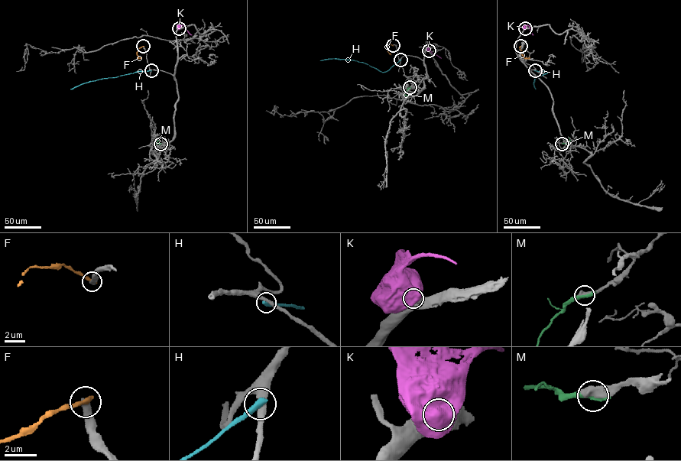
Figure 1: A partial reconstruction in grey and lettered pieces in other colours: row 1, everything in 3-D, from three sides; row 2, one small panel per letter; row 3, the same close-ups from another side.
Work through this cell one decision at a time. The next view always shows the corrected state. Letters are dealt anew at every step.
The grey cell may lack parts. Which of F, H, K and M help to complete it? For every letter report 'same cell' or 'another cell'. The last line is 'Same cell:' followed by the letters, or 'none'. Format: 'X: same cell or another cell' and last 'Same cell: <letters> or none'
F: another cell
H: another cell
K: another cell
M: another cell
Same cell: none

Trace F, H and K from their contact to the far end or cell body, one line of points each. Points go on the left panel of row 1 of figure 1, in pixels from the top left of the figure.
F: (143, 46), (137, 53), (138, 58), (141, 57)
H: (150, 70), (90, 81), (70, 89)
K: (179, 28), (183, 25), (192, 35)

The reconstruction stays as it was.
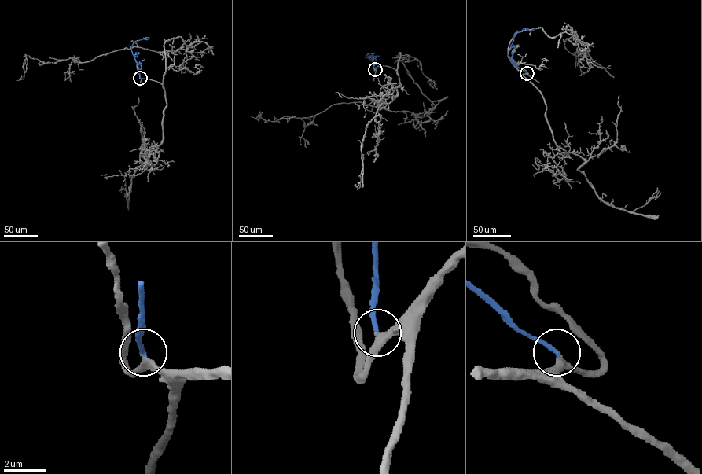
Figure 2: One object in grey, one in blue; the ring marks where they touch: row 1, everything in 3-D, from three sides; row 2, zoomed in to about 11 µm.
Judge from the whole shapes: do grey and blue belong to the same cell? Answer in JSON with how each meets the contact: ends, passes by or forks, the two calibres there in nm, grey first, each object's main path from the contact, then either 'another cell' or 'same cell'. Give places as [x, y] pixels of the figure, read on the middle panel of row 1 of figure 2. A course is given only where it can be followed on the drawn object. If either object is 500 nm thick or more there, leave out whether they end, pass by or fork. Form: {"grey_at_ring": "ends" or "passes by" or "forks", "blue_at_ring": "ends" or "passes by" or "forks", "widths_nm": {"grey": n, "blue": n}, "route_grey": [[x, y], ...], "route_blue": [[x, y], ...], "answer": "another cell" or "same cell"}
{"grey_at_ring": "passes by", "blue_at_ring": "ends", "widths_nm": {"grey": 240, "blue": 220}, "route_grey": [[375, 69], [395, 70], [399, 52], [434, 108], [418, 117], [343, 103], [308, 118], [251, 116]], "route_blue": [[375, 69], [373, 54], [368, 53], [365, 57], [383, 67], [378, 76]], "answer": "same cell"}

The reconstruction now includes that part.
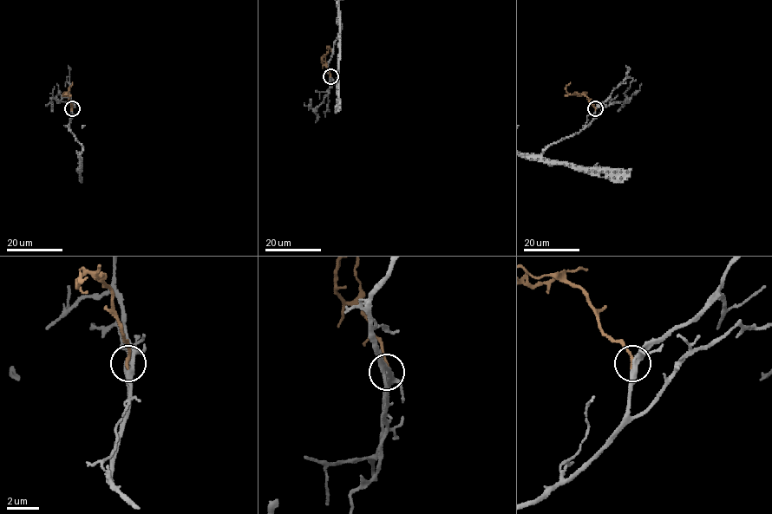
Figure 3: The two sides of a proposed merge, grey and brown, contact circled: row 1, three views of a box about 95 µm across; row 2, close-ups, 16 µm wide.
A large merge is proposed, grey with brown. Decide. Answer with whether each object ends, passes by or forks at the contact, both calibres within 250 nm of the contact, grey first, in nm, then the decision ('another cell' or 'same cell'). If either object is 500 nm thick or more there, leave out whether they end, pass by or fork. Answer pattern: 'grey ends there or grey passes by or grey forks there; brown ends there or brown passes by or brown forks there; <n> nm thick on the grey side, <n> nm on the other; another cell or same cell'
grey forks there; brown ends there; 280 nm thick on the grey side, 190 nm on the other; same cell

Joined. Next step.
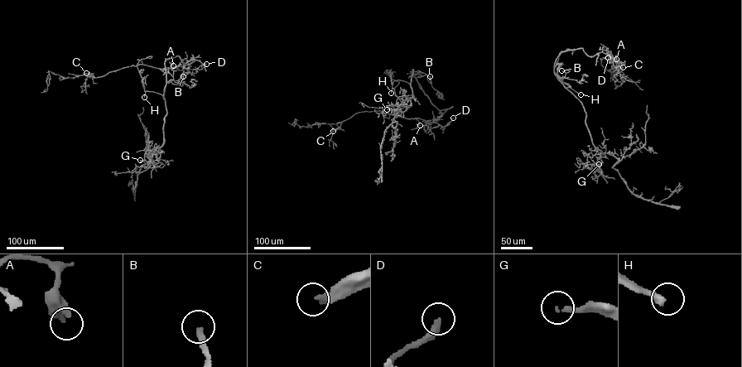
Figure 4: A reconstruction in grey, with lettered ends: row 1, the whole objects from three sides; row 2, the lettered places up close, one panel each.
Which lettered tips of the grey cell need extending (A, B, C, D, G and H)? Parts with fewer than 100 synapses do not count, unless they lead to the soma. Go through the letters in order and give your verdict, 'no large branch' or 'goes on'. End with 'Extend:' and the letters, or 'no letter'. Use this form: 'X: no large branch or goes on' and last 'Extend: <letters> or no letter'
A: no large branch
B: no large branch
C: goes on
D: no large branch
G: goes on
H: goes on
Extend: C, G, H

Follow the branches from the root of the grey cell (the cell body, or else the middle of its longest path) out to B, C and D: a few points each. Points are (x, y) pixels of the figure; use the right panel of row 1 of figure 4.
B: (570, 50), (562, 51), (556, 60), (554, 73), (559, 79), (566, 73), (561, 70)
C: (570, 50), (582, 48), (590, 56), (603, 52), (614, 59), (609, 63), (600, 59), (607, 70), (623, 67)
D: (570, 50), (582, 48), (590, 56), (603, 52), (614, 59), (615, 67), (620, 65), (608, 57)

